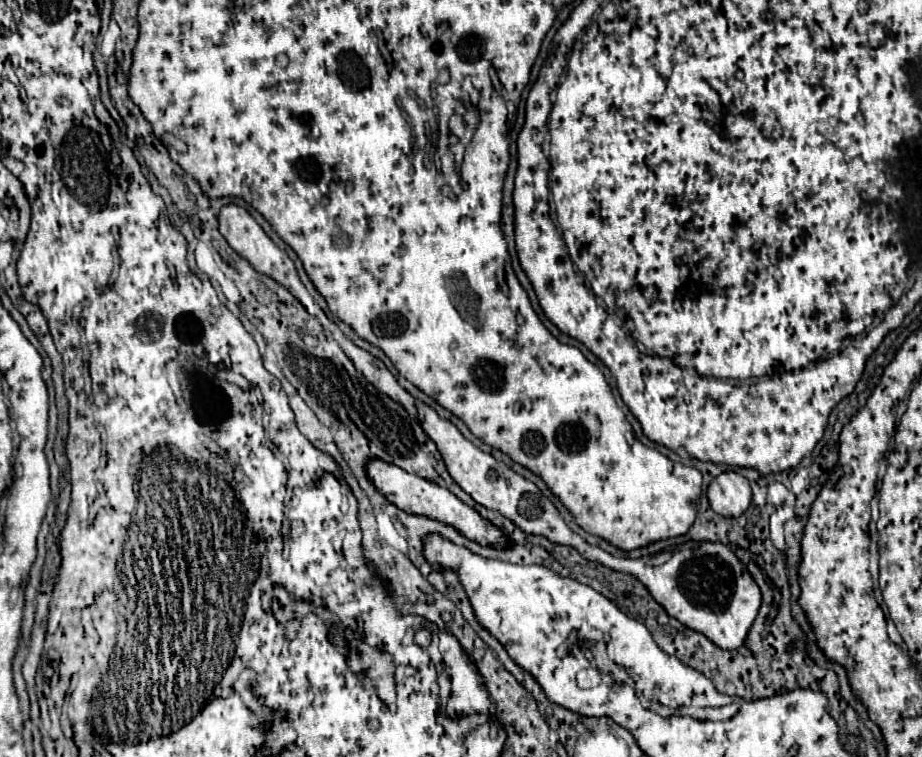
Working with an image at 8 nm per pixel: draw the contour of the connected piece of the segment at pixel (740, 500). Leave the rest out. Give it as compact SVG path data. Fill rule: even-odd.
M722 472L708 486L710 508L722 516L740 516L752 500L750 484L744 476L736 472Z

